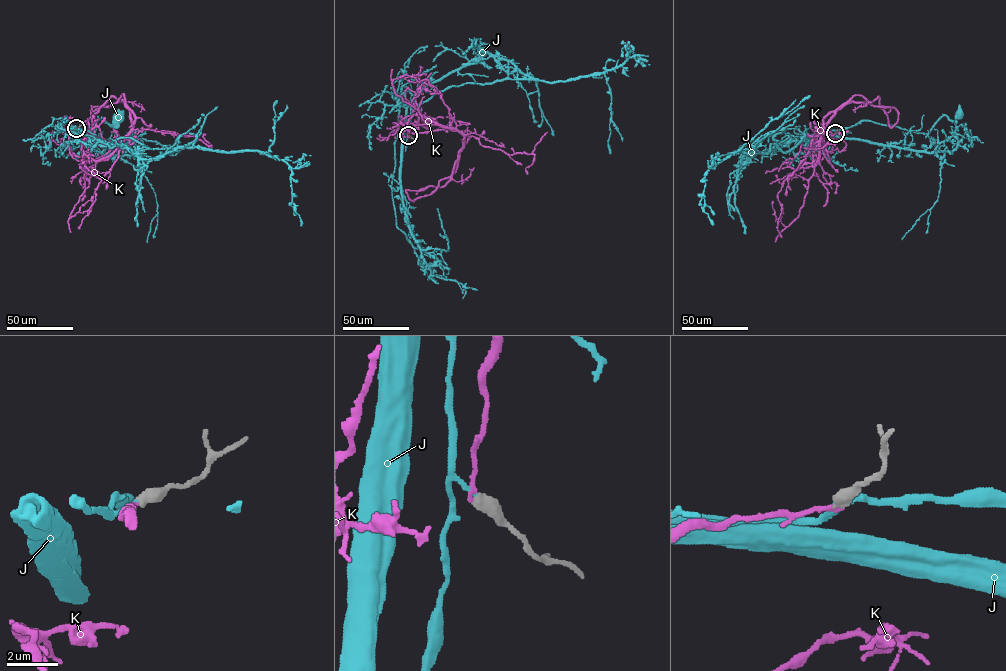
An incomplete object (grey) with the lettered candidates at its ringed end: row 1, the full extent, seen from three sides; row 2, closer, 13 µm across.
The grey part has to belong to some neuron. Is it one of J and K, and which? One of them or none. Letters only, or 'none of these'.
J

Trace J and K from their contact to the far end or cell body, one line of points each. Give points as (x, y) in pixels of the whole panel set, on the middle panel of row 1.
J: (408, 135), (405, 108), (401, 106), (392, 182), (396, 223), (425, 267)
K: (408, 135), (406, 123), (432, 118), (441, 127), (477, 137), (482, 145), (509, 155), (532, 154), (528, 174)

